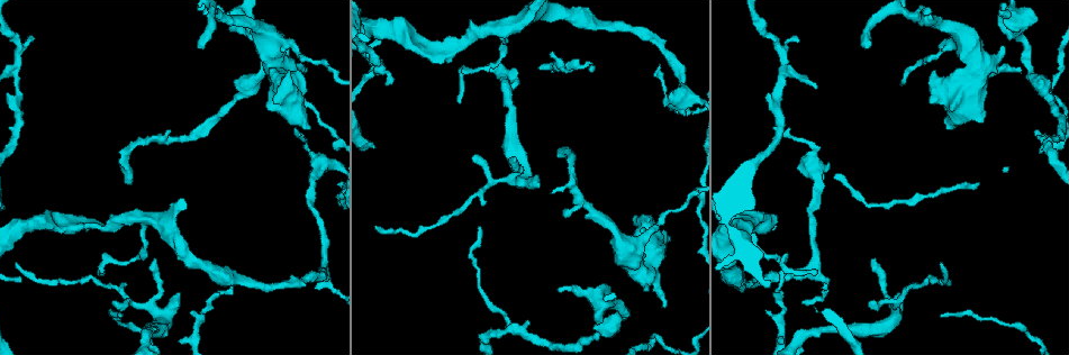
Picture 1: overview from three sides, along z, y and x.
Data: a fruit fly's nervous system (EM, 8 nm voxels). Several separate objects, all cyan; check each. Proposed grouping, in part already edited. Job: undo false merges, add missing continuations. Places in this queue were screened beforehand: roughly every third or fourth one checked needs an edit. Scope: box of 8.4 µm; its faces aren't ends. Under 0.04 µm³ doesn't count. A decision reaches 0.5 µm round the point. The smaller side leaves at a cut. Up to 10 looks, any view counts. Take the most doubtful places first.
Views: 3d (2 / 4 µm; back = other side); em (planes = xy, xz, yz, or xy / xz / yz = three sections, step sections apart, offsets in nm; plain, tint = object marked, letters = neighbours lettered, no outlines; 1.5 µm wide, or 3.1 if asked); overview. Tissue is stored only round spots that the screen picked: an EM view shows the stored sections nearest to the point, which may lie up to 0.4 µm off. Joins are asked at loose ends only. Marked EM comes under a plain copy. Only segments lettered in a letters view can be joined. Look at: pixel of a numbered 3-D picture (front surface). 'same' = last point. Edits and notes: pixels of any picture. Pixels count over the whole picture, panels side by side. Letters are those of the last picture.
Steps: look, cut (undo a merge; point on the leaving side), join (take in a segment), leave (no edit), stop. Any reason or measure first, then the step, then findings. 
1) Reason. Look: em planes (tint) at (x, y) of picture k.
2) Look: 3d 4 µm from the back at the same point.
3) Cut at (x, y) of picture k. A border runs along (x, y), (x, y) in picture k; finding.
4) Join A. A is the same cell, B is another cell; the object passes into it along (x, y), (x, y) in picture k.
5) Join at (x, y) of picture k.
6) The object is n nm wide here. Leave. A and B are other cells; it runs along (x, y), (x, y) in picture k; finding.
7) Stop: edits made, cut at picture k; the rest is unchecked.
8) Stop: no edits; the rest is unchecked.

Three arms meet. Look: 3d 2 µm at (781, 78) of picture 1.

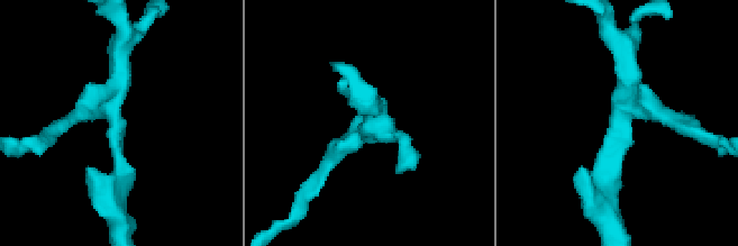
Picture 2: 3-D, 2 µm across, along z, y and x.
3 arms meet here. Look: em xz step 8 (tint) at (620, 120) of picture 2.

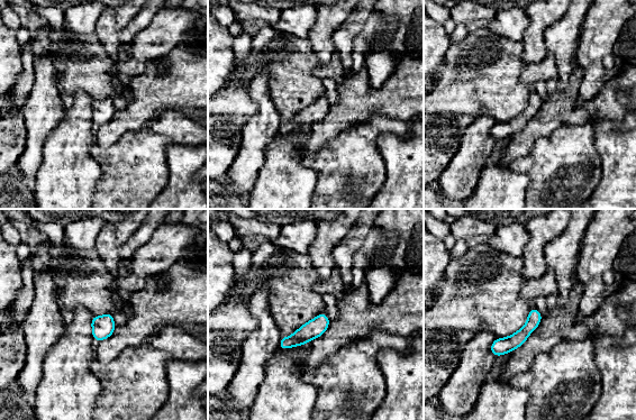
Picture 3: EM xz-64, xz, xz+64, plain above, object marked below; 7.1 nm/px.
Look: em planes (letters) at the same point.

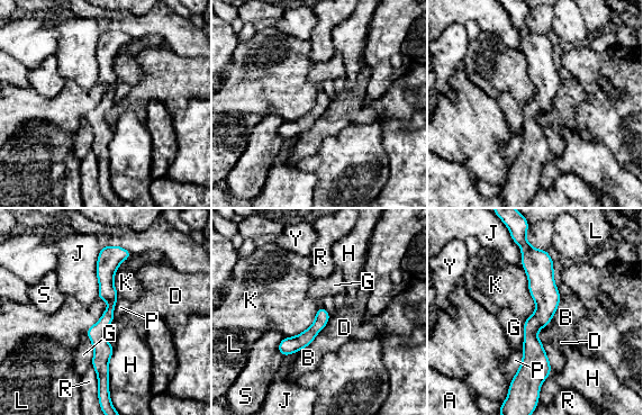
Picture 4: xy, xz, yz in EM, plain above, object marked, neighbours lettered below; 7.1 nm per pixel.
The object is 140 nm wide here. Leave. A, B, D, G, H, J, K, L, P, R, S and Y are other cells; it runs along (541, 280), (523, 414) in picture 4; one cell here.

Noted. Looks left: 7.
Branch stops here. Look: 3d 4 µm at (536, 187) of picture 1.

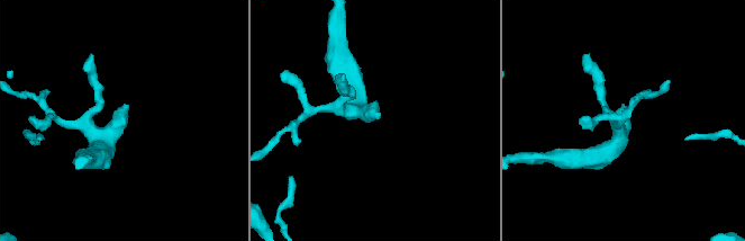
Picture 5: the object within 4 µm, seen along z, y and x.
Shape alone is not enough. Look: em planes (letters) at (623, 104) of picture 5.

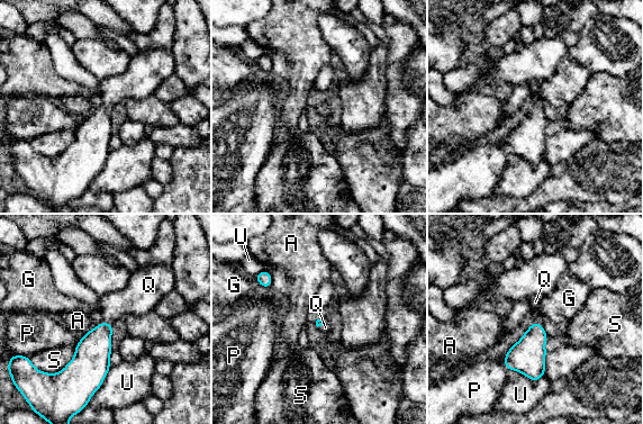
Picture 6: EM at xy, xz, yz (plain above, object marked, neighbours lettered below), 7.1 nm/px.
Join Q. Q is the same cell, A, G, P, S and U are other cells; the object passes into it along (92, 353), (107, 323), (133, 299) in picture 6; the cell continues.

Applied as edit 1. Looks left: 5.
An open end. Look: em xz step 8 (tint) at (558, 153) of picture 1.

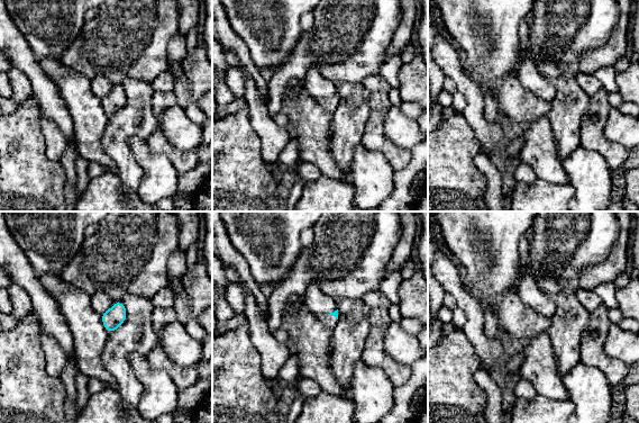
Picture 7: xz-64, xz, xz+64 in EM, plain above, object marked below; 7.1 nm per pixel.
Look: em planes (letters) at the same point.

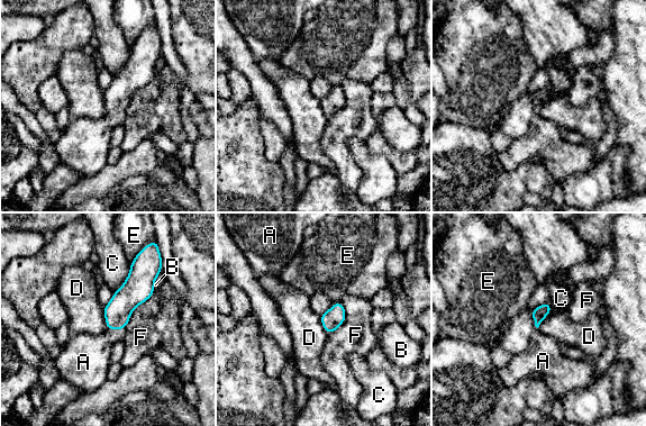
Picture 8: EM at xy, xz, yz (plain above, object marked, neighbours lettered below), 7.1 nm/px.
The object is 100 nm wide here. Join A. A is the same cell, B, C, D, E and F are other cells; it goes on there.

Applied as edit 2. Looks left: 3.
Stop: edits made, join at picture 6, join at picture 8; the rest is unchecked.

